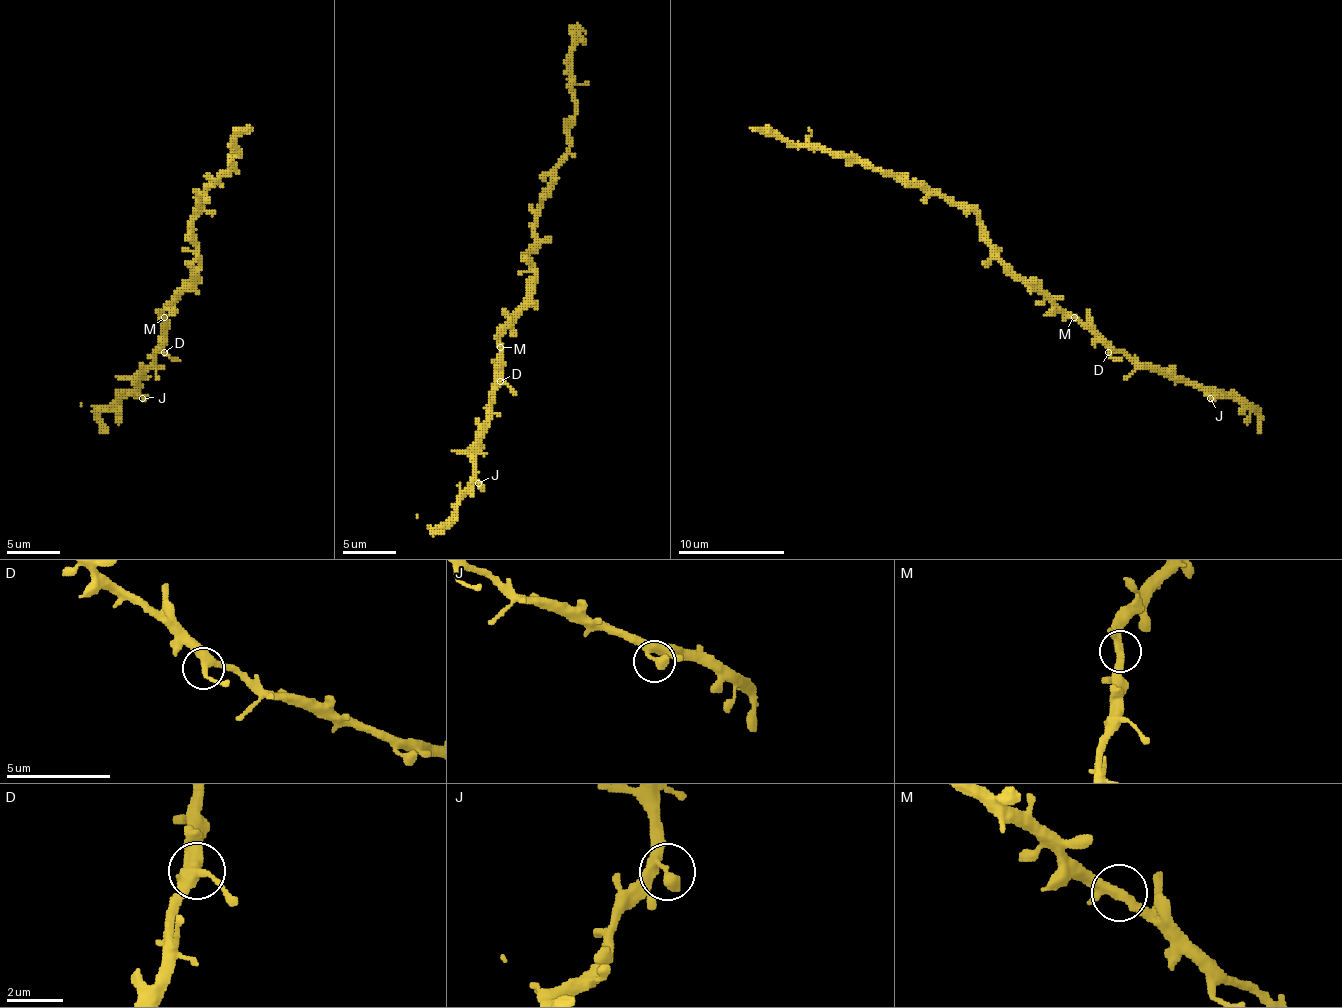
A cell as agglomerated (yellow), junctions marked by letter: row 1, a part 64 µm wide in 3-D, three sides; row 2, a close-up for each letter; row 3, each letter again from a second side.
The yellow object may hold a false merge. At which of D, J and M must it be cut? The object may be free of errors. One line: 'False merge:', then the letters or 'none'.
False merge: none

